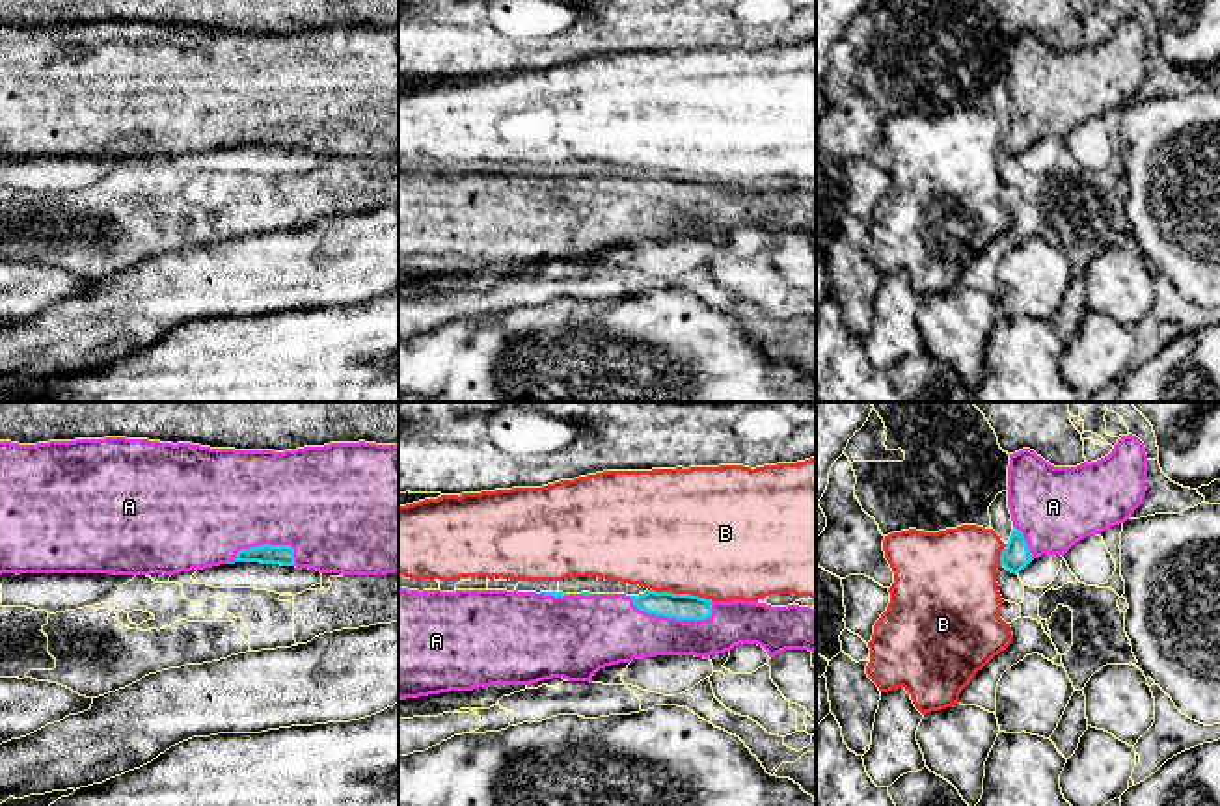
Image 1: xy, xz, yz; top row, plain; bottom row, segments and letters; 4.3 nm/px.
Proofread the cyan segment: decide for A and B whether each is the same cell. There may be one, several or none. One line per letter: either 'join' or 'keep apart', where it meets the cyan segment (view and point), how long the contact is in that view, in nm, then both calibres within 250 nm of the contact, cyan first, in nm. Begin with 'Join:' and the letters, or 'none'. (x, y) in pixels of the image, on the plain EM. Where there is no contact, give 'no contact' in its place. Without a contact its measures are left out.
Join: A
A: join; meets cyan in xz at (669, 200); contact 380 nm long; 110 nm thick on the cyan side, 280 nm on the other
B: keep apart; meets cyan in xz at (680, 177); contact 280 nm long; 110 nm thick on the cyan side, 500 nm on the other

